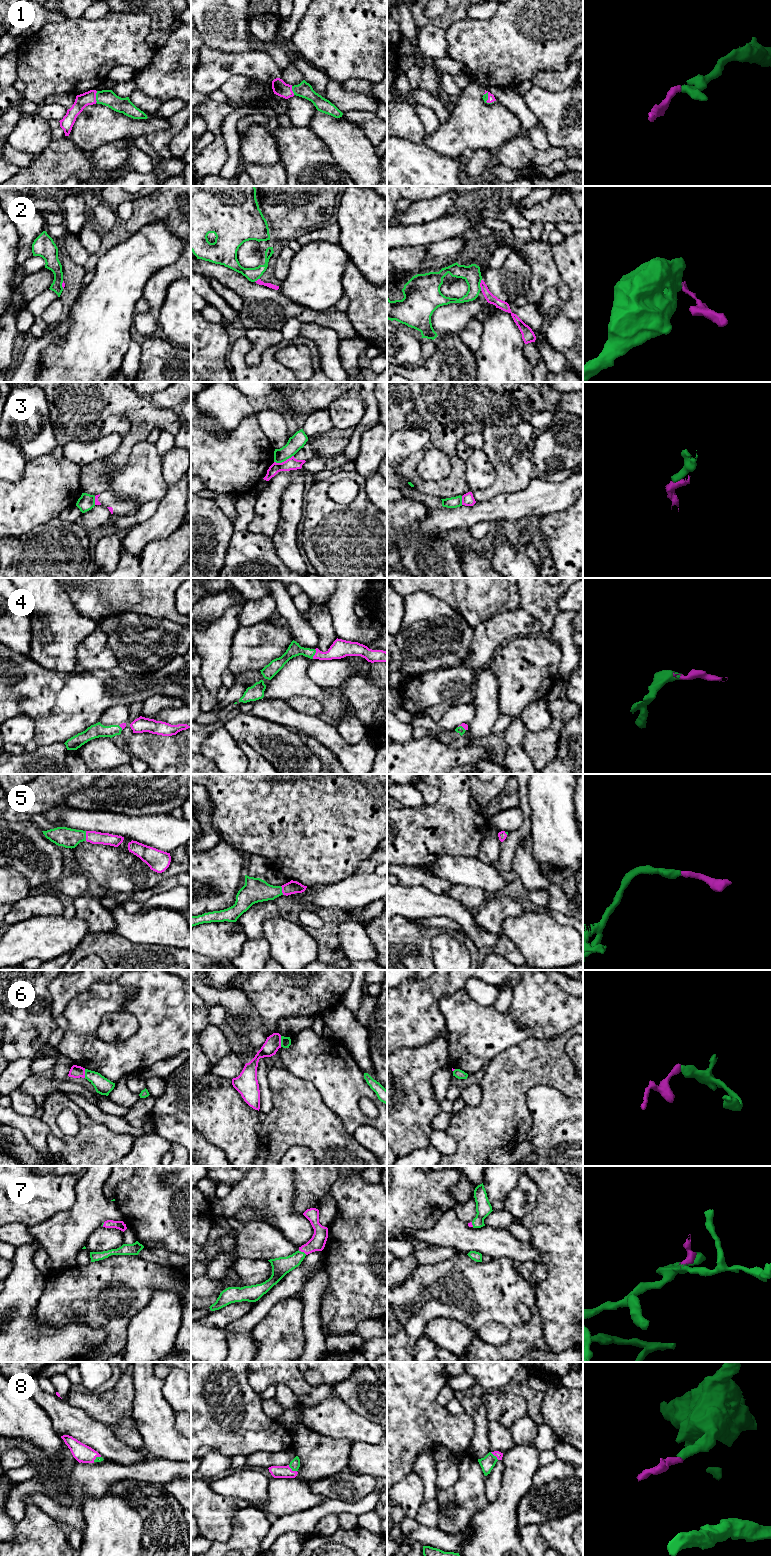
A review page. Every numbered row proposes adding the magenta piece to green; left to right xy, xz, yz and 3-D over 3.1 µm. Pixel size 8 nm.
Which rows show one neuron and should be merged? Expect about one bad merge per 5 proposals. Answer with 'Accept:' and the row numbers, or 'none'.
Accept: 1, 4, 5, 6, 7, 8

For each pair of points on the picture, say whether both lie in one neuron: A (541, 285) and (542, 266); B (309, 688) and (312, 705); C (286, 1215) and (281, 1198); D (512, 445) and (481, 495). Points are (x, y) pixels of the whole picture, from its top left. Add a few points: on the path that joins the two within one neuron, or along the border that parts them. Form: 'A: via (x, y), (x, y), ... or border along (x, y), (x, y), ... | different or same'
A: via (541, 280), (542, 271) | same
B: border along (288, 698), (312, 697), (321, 704), (323, 710) | different
C: via (282, 1211), (281, 1202) | same
D: via (510, 459), (510, 473), (495, 488) | same

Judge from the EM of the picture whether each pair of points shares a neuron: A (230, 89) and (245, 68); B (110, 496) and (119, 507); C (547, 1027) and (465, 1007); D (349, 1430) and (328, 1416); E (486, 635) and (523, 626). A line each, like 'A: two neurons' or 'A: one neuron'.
A: two neurons
B: one neuron
C: one neuron
D: one neuron
E: one neuron

